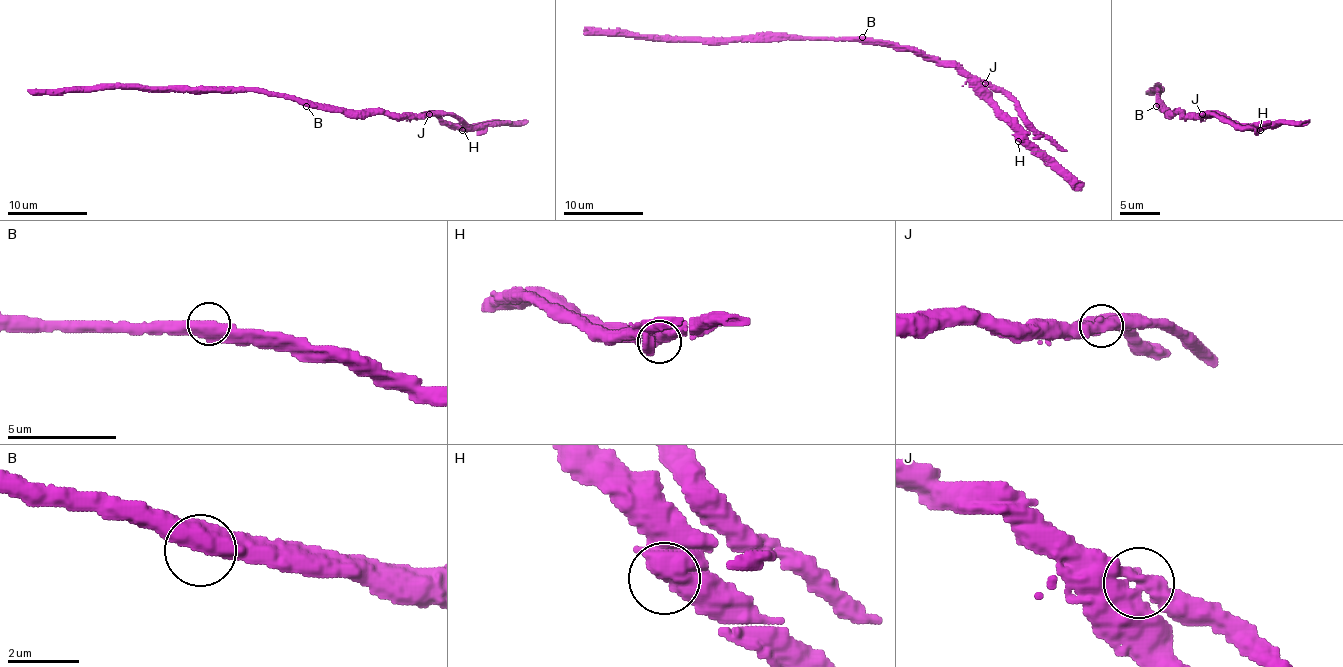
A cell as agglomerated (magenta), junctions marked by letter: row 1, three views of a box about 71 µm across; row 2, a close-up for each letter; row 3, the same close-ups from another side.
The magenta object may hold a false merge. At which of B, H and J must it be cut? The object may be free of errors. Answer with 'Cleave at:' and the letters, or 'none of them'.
Cleave at: J

